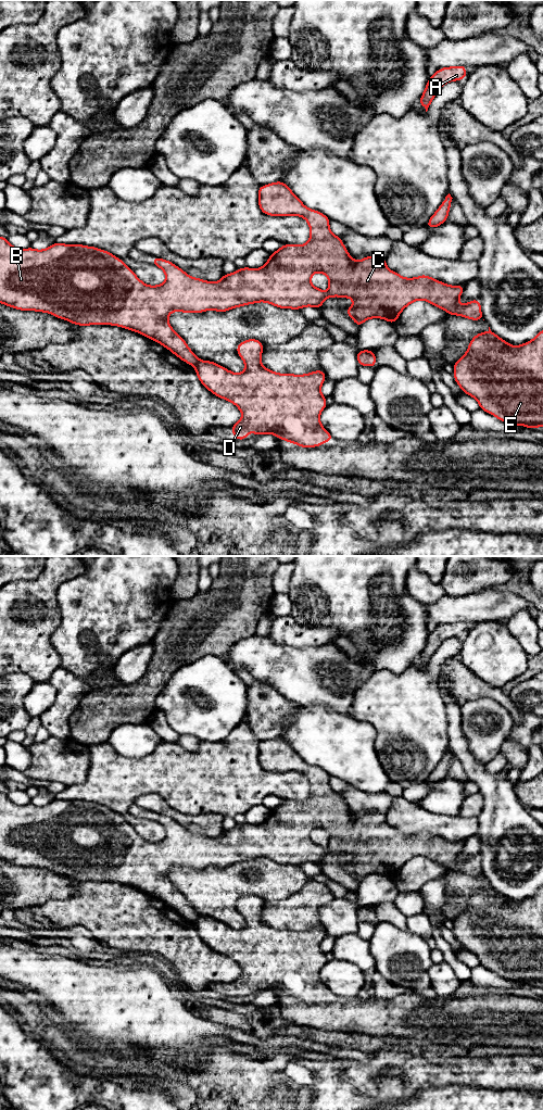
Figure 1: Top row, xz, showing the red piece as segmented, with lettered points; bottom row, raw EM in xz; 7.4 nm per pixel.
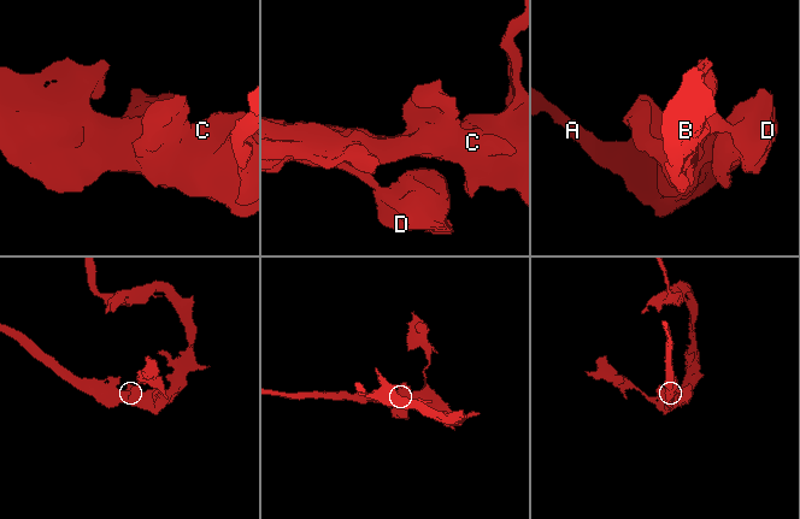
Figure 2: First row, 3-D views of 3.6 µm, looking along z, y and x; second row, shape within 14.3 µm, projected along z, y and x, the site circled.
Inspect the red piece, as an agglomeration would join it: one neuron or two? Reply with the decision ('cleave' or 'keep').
cleave

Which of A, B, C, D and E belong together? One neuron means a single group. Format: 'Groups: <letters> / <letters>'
Groups: A B C E / D

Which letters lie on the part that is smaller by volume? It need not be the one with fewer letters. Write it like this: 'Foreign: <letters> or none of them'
Foreign: D

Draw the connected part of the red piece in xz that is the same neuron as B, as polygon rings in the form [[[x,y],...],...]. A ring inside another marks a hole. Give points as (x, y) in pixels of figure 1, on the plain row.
[[[285,739],[260,742],[258,762],[266,771],[296,771],[305,774],[311,785],[310,796],[302,802],[282,800],[270,810],[263,823],[238,824],[232,830],[224,830],[216,838],[193,834],[172,818],[153,812],[153,821],[164,827],[166,836],[159,842],[148,842],[122,816],[94,803],[54,798],[45,806],[30,803],[18,806],[7,794],[0,793],[0,859],[16,866],[49,869],[74,881],[113,881],[134,886],[164,901],[192,922],[200,916],[171,883],[168,871],[172,868],[226,868],[257,858],[279,865],[320,865],[326,854],[340,853],[354,857],[345,869],[358,884],[369,874],[382,874],[394,880],[401,868],[417,856],[425,856],[449,871],[483,875],[479,855],[466,860],[457,859],[465,842],[450,842],[427,831],[404,834],[390,827],[386,815],[378,811],[354,817],[341,794],[331,789],[330,775],[320,768],[307,765]],[[315,829],[328,833],[327,848],[312,841],[311,833]]]

